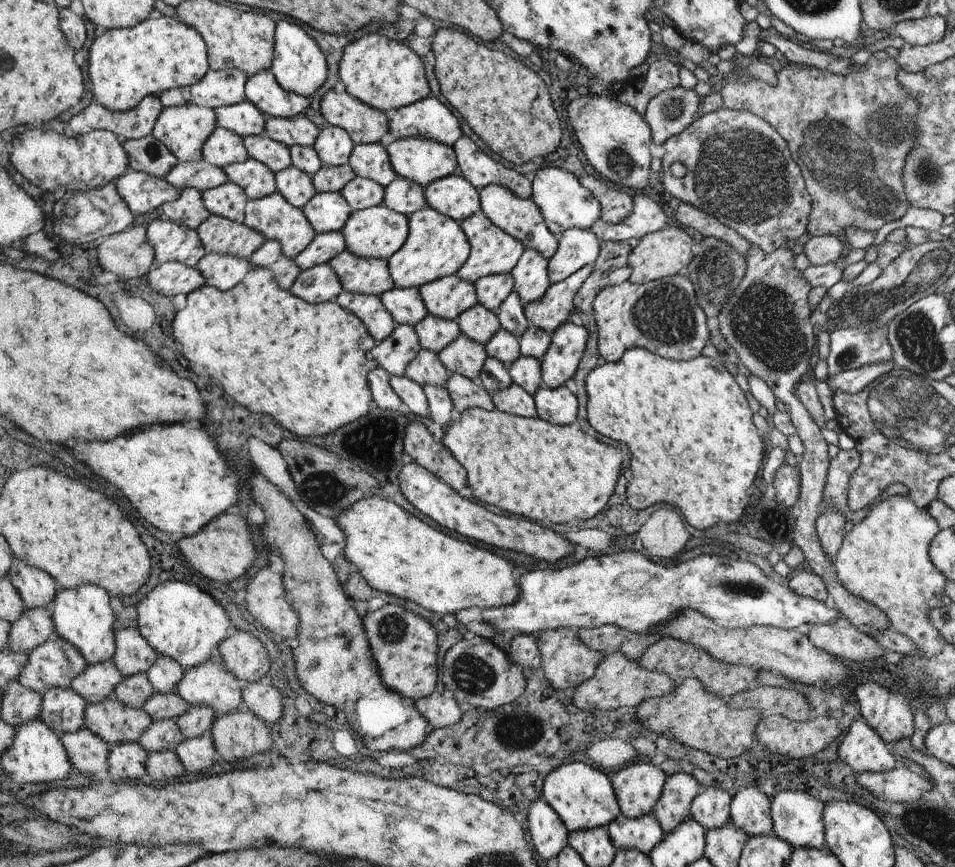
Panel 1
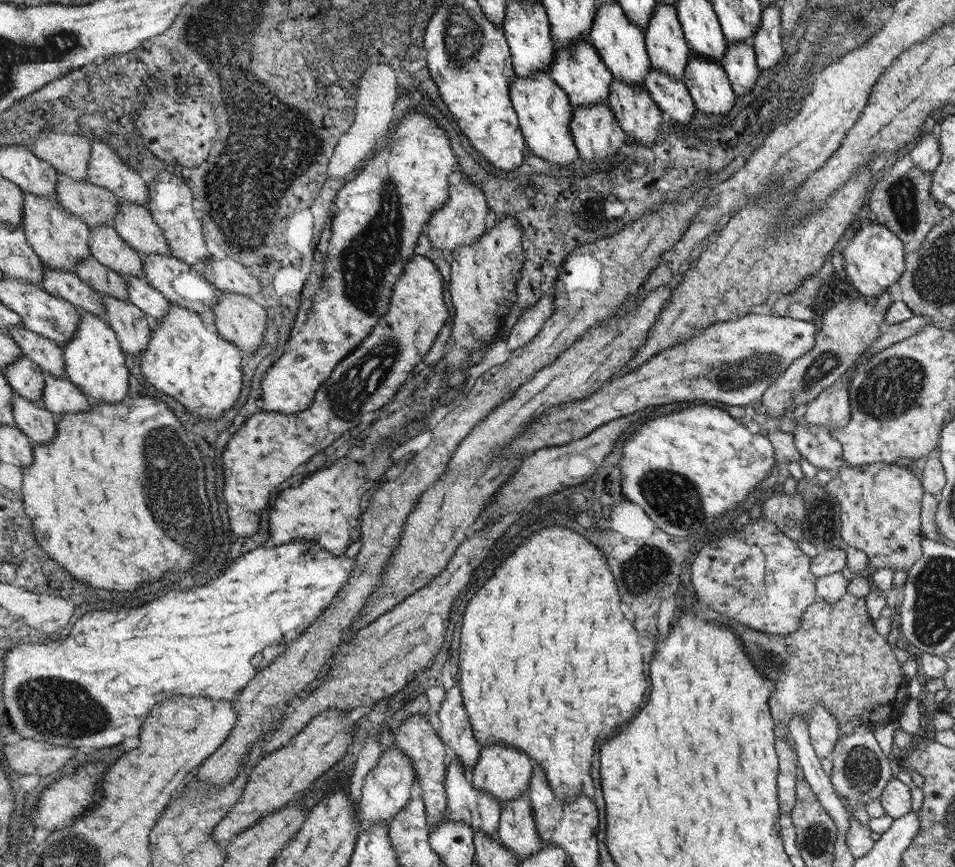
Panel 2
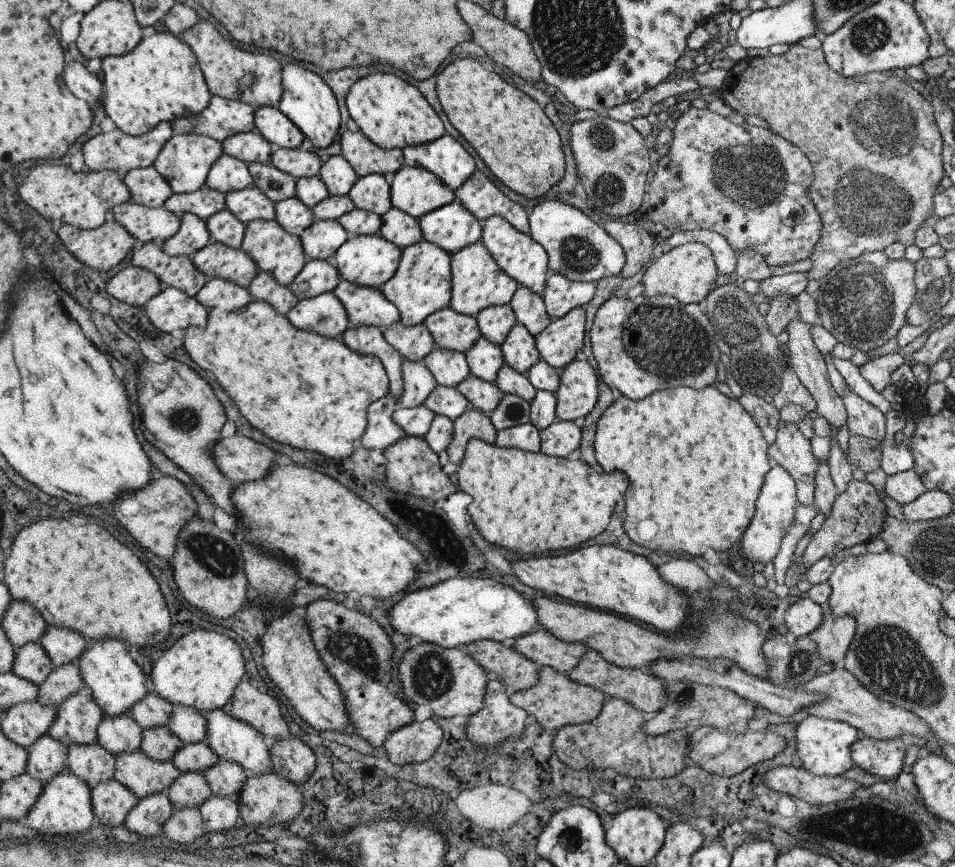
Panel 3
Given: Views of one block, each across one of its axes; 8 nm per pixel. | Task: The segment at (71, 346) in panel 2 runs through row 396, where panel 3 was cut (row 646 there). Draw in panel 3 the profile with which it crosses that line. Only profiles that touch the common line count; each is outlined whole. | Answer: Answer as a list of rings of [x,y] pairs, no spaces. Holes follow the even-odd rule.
[[[115,640],[91,642],[85,648],[83,656],[77,660],[77,668],[81,672],[83,682],[91,688],[91,696],[95,698],[103,714],[109,718],[129,714],[129,710],[149,694],[145,686],[145,676],[141,676],[139,666],[127,656],[123,642],[115,642]]]

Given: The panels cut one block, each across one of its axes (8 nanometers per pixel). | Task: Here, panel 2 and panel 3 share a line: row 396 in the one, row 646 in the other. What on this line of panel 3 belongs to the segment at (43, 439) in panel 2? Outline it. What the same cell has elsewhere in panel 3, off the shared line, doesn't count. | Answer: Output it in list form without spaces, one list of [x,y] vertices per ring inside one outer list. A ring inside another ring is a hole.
[[[13,602],[1,620],[1,628],[5,630],[9,642],[15,650],[25,644],[37,644],[47,632],[47,622],[29,602]]]

